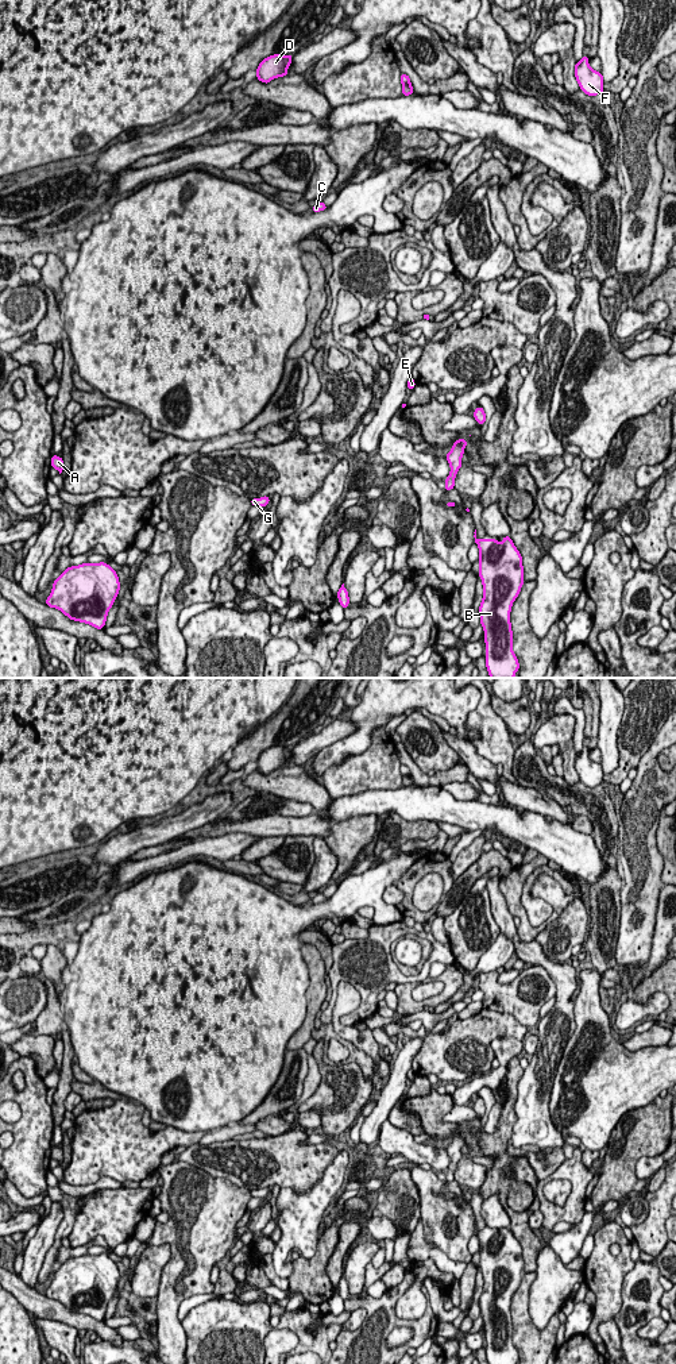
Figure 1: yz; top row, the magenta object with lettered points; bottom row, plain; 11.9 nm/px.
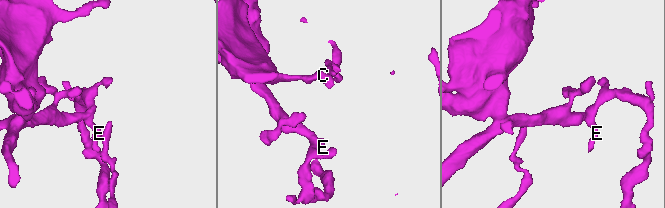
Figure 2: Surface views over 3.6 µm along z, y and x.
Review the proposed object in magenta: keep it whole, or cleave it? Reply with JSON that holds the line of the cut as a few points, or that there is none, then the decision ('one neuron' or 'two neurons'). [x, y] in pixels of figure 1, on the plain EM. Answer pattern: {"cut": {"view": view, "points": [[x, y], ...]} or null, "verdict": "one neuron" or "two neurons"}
{"cut": null, "verdict": "one neuron"}

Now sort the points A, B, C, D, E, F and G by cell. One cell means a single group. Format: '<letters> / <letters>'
A B C D E F G

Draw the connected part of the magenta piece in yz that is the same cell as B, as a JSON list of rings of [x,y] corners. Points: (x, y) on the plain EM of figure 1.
[[[476,1221],[474,1224],[474,1234],[479,1238],[479,1268],[483,1276],[483,1291],[479,1298],[480,1315],[484,1322],[486,1334],[486,1359],[488,1364],[517,1364],[519,1355],[513,1342],[513,1322],[510,1314],[511,1296],[518,1288],[524,1276],[524,1257],[522,1248],[514,1237],[510,1228],[503,1228],[503,1233],[499,1234],[495,1230],[476,1230]]]

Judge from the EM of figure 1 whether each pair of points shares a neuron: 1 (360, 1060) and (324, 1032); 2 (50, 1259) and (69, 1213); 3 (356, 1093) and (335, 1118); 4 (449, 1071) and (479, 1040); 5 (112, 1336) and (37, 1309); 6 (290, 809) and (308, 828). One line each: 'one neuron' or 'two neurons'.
1: one neuron
2: one neuron
3: one neuron
4: one neuron
5: one neuron
6: one neuron

